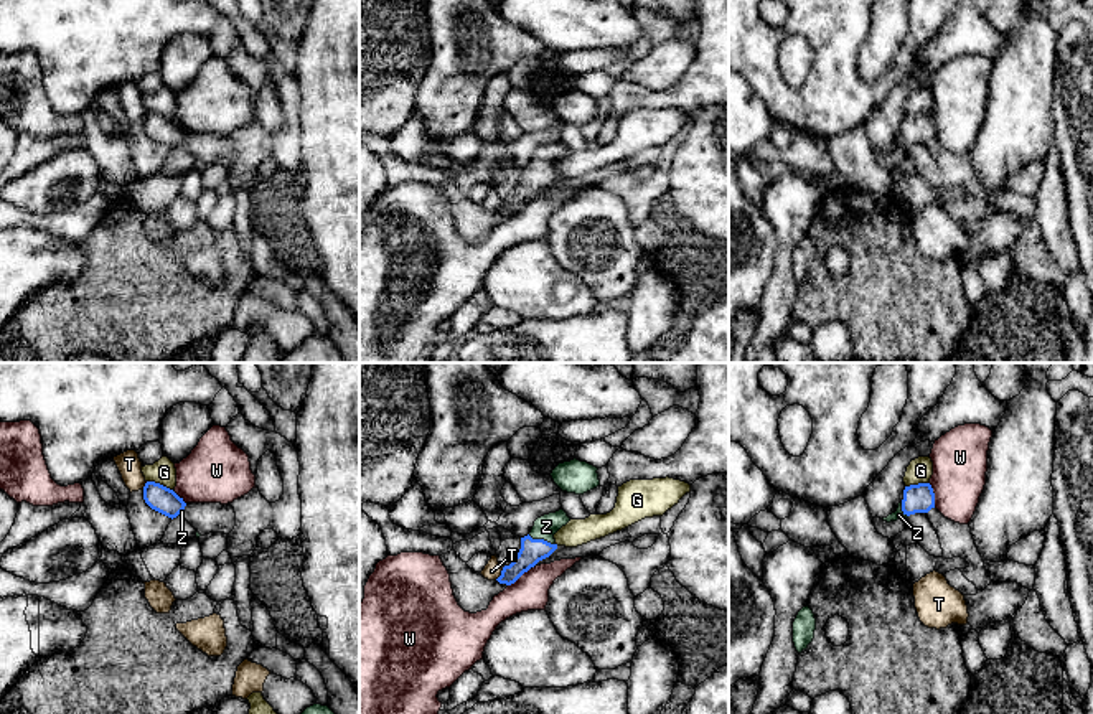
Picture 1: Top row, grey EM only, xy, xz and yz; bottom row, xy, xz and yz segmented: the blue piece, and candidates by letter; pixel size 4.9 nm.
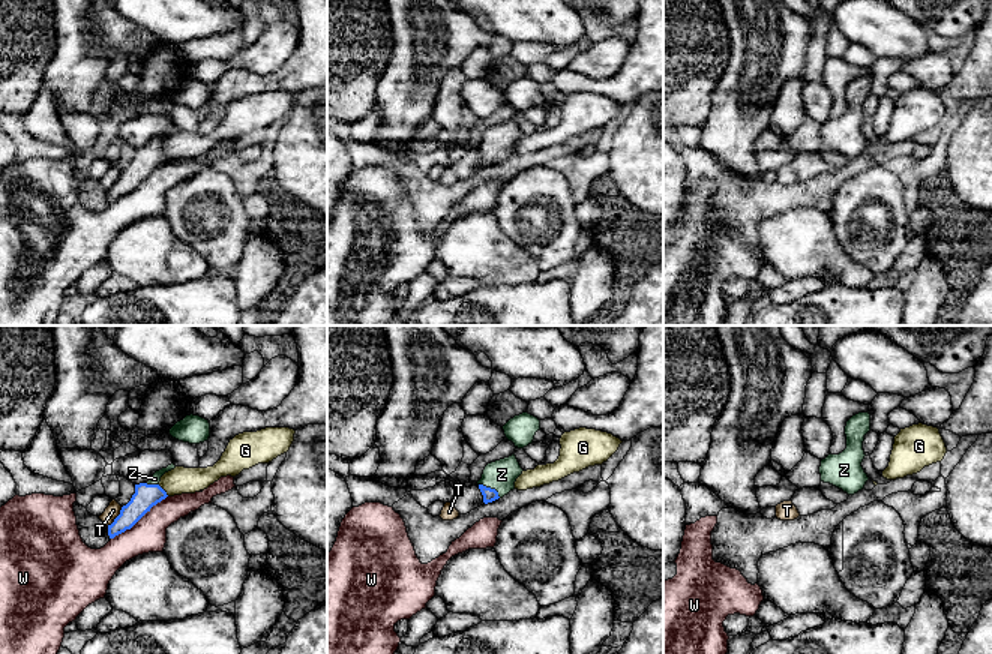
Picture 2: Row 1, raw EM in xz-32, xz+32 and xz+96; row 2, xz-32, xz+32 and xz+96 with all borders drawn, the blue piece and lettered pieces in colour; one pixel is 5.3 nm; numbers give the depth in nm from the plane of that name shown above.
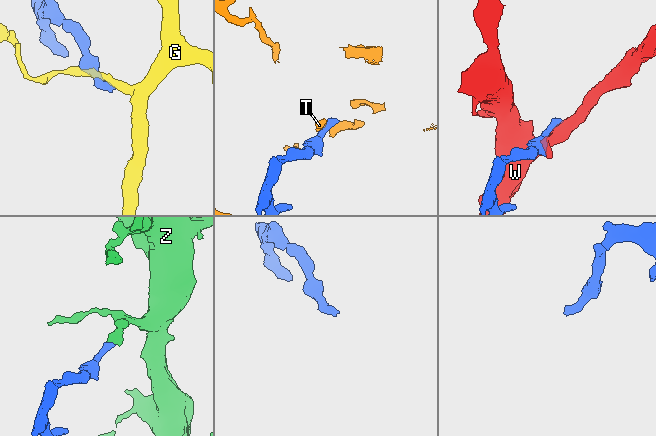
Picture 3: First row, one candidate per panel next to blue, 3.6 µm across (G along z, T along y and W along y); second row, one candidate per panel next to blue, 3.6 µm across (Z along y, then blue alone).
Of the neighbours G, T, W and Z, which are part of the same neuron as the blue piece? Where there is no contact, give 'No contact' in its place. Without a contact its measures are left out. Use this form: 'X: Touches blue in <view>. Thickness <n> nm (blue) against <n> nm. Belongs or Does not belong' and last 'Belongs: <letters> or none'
G: Touches blue in xy. Thickness 130 nm (blue) against 120 nm. Does not belong
T: Touches blue in xz. Thickness 120 nm (blue) against 90 nm. Does not belong
W: Touches blue in yz. Thickness 140 nm (blue) against 280 nm. Does not belong
Z: Touches blue in xz. Thickness 120 nm (blue) against 110 nm. Belongs
Belongs: Z

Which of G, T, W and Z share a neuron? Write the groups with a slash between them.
G / T / W / Z

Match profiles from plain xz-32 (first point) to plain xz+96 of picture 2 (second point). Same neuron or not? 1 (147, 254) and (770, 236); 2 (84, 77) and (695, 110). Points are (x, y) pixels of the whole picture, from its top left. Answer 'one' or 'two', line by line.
1: one
2: two

